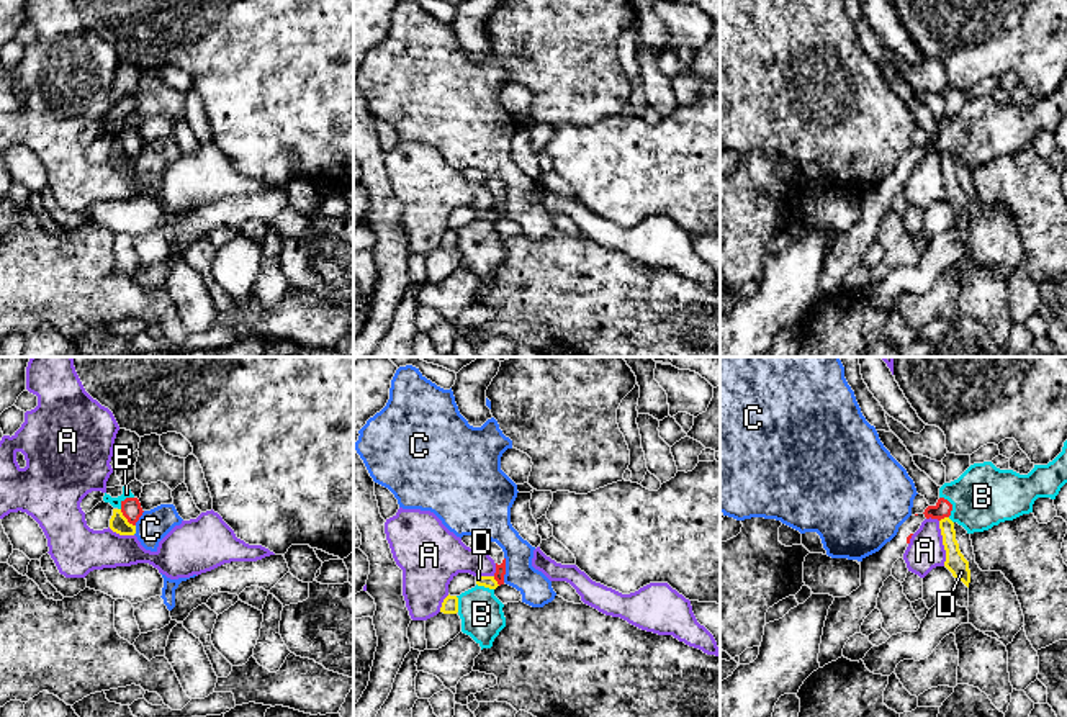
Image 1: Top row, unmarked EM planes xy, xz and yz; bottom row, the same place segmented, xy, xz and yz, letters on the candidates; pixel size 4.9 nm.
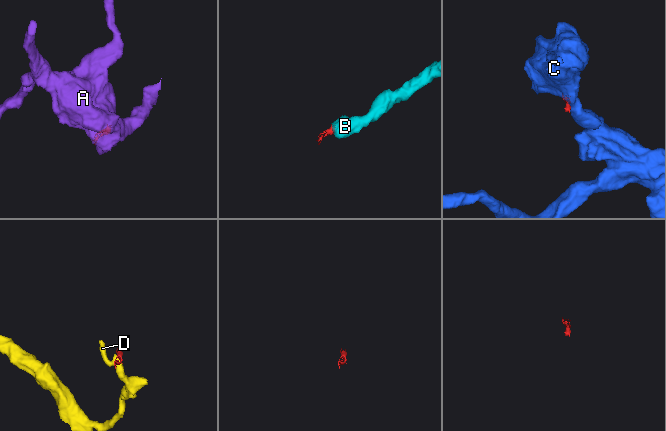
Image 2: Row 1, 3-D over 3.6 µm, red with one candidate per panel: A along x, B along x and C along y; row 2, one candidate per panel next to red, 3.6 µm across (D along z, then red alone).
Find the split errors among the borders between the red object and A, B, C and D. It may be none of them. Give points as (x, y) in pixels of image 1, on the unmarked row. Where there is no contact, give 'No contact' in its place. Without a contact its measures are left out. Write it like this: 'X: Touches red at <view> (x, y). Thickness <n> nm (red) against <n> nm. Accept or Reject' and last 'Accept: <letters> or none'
A: Touches red at xz (496, 203). Thickness 50 nm (red) against 200 nm. Reject
B: Touches red at yz (951, 138). Thickness 90 nm (red) against 300 nm. Accept
C: Touches red at xz (504, 203). Thickness 50 nm (red) against 190 nm. Reject
D: Touches red at xy (126, 151). Thickness 100 nm (red) against 90 nm. Reject
Accept: B

